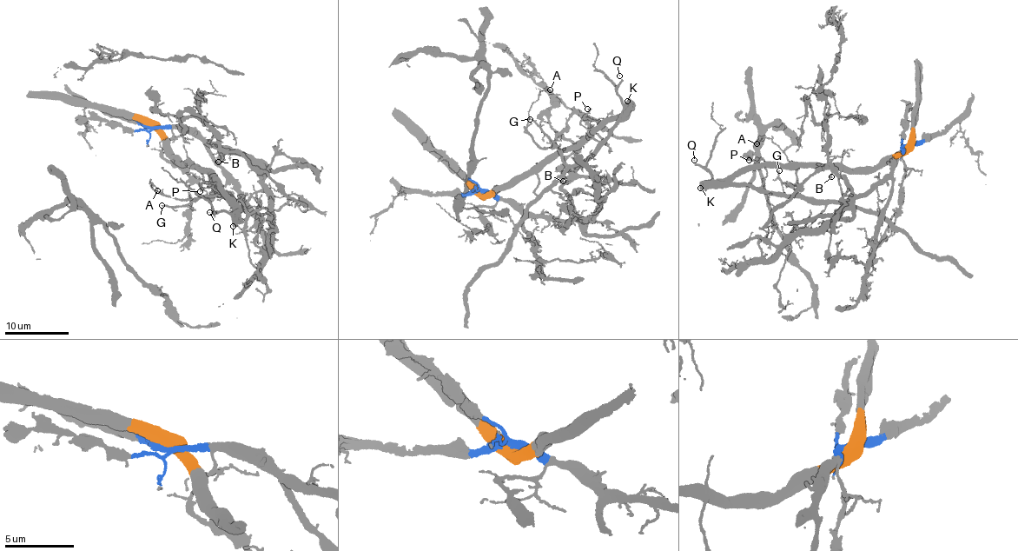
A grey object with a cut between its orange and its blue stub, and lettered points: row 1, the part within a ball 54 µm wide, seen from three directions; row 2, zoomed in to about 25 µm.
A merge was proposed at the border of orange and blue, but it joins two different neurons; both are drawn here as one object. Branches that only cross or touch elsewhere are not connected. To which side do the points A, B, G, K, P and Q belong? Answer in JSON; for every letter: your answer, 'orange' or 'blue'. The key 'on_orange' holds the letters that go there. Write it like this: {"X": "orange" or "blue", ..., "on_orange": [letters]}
{"A": "orange", "B": "blue", "G": "orange", "K": "orange", "P": "orange", "Q": "orange", "on_orange": ["A", "G", "K", "P", "Q"]}

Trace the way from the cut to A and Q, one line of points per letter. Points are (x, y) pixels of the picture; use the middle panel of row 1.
A: (479, 191), (536, 174), (535, 194), (562, 173), (557, 149), (534, 143), (526, 127), (532, 104), (550, 89)
Q: (479, 191), (493, 195), (511, 188), (622, 112), (624, 104), (618, 90), (621, 79), (619, 75)

